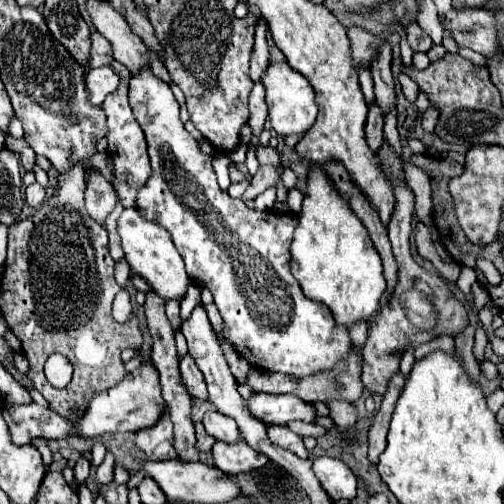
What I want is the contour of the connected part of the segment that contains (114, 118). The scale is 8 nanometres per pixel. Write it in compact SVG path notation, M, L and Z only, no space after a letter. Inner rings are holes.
M111 62L111 66L115 68L115 72L121 74L121 86L113 94L109 94L103 102L103 110L107 114L107 126L109 126L109 134L107 134L109 152L111 152L109 156L111 156L113 166L115 166L115 190L117 190L117 196L119 196L121 204L123 206L135 206L135 196L137 196L139 188L151 176L151 164L149 164L149 156L147 156L145 134L143 134L141 126L135 122L133 110L131 110L129 100L127 100L131 74L119 62Z

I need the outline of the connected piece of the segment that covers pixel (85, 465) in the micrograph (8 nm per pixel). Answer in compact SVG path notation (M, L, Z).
M81 456L81 458L77 460L77 464L75 464L73 472L75 472L75 480L83 484L83 482L89 478L89 460Z

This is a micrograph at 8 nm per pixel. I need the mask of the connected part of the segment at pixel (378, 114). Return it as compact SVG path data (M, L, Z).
M377 102L369 104L365 134L367 134L367 144L371 150L377 150L383 144L383 112L379 110Z

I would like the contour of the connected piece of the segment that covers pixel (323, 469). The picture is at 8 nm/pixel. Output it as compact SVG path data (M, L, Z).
M321 456L313 460L313 472L317 480L321 482L323 490L327 490L331 500L353 500L357 494L357 476L351 472L351 468L337 458Z

